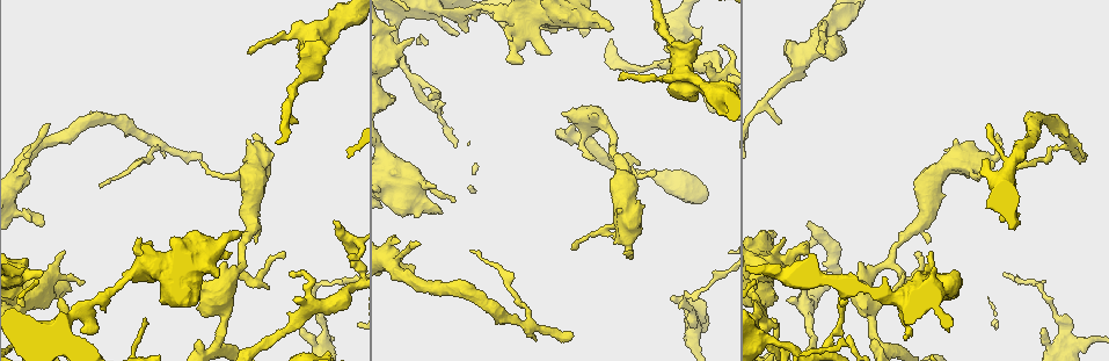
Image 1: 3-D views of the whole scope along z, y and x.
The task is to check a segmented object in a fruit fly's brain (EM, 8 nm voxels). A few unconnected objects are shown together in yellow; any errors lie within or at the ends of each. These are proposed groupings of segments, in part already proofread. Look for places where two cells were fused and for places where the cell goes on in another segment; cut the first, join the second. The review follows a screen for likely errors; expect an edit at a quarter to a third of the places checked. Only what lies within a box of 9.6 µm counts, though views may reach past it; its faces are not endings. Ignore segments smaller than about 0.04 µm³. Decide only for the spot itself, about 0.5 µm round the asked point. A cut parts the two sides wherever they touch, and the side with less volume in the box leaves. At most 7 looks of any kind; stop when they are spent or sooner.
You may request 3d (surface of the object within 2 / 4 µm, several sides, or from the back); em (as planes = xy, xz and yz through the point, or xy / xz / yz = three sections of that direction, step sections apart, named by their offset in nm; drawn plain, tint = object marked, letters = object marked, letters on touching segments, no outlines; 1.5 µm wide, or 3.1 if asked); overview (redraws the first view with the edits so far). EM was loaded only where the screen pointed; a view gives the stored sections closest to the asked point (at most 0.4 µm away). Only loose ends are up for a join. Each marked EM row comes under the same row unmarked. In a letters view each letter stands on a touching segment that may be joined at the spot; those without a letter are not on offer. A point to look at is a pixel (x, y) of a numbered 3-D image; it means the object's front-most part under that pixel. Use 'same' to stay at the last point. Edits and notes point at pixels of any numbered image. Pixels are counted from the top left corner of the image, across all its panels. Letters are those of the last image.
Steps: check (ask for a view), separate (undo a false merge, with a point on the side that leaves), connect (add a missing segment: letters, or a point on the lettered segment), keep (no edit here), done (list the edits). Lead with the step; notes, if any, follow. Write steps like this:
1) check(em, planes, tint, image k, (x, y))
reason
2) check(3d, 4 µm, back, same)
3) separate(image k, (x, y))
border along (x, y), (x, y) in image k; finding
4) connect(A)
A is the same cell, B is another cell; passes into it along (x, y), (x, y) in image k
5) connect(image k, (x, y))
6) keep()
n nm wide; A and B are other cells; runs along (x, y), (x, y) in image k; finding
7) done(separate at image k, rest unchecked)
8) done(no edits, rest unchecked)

check(em, planes, letters, image 1, (675, 299))
free end

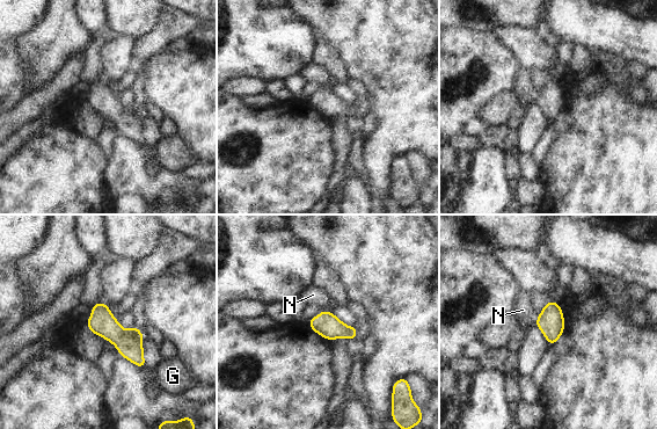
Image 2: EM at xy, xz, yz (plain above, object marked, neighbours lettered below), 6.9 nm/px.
connect(N)
N is the same cell, G is another cell; passes into it along (550, 321), (538, 319), (523, 310) in image 2; it goes on there

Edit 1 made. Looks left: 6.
check(overview)
redraw

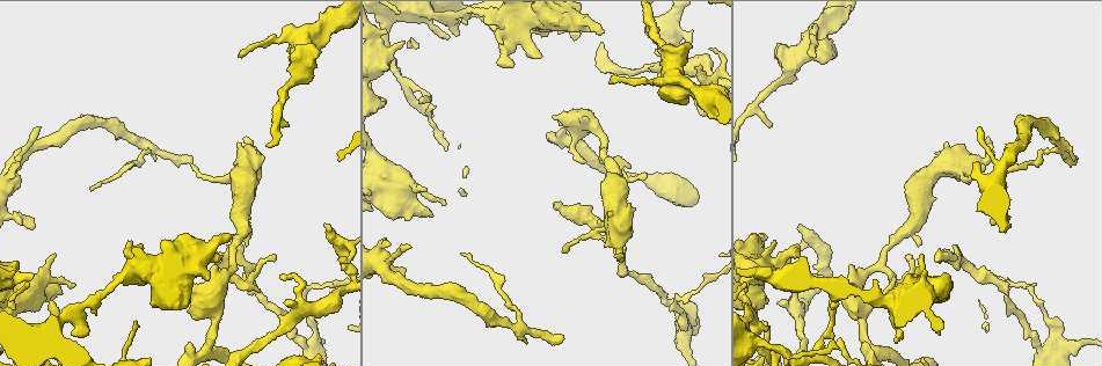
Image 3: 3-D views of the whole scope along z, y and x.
check(3d, 4 µm, back, image 3, (561, 338))
an open end

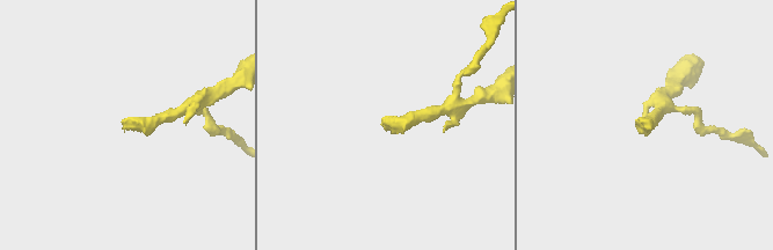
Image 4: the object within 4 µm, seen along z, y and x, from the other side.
check(em, planes, letters, image 4, (385, 127))
now the EM

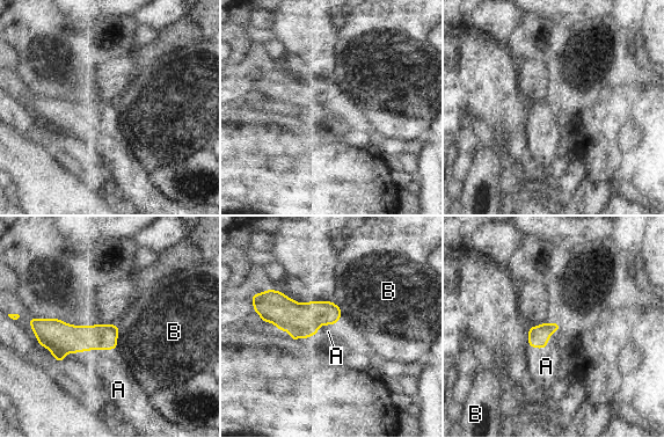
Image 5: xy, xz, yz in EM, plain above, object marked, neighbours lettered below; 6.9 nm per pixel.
connect(A)
140 nm wide; A is the same cell, B is another cell; it goes on there

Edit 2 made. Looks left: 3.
check(em, yz, step 4, letters, image 3, (282, 277))
thin end

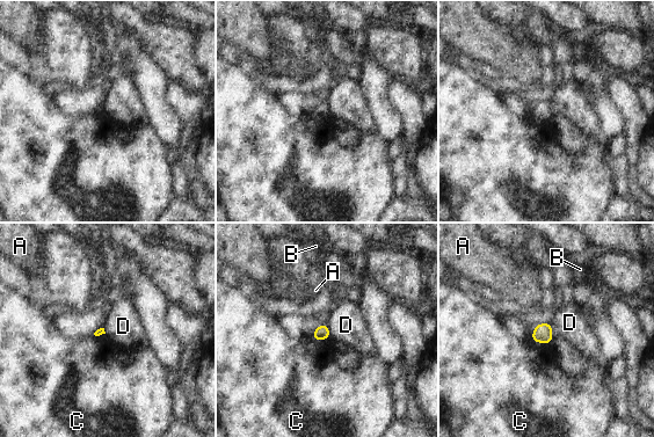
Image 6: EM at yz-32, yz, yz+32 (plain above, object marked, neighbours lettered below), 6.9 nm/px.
check(em, planes, letters, same)

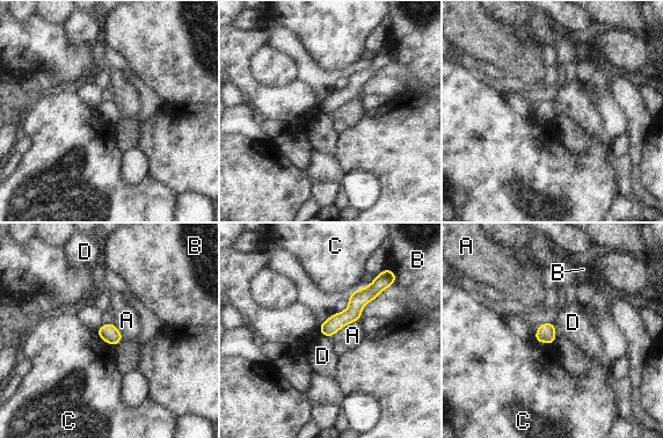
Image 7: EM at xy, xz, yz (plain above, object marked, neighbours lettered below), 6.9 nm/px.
keep()
A, B, C and D are other cells; no lettered segment goes on from it

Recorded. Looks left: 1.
done(connect at image 2, connect at image 5, rest unchecked)

